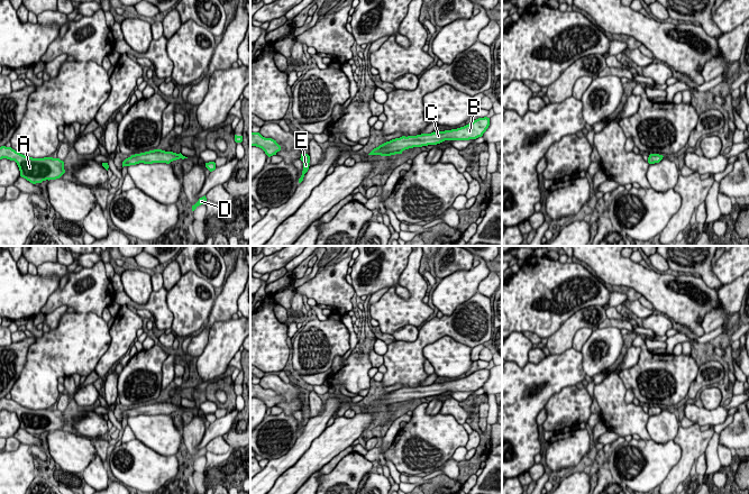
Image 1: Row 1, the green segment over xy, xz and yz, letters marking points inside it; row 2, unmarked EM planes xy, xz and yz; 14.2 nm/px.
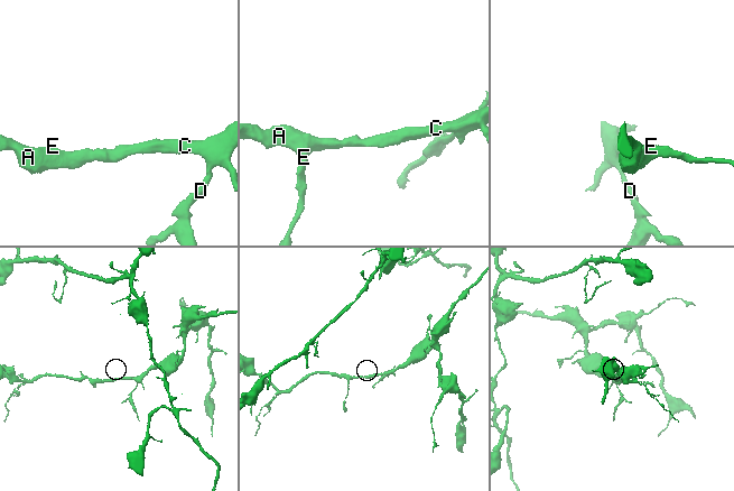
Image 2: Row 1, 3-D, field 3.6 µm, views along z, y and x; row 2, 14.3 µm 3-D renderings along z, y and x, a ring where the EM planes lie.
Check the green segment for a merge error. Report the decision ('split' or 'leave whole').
split

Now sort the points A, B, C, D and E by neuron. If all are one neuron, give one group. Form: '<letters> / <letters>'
A E / B C D

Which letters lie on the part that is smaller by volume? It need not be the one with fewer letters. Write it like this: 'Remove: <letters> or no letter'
Remove: A, E

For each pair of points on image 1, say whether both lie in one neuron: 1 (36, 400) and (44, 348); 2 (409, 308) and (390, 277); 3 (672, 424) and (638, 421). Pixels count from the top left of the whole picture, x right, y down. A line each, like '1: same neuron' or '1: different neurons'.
1: same neuron
2: different neurons
3: different neurons

